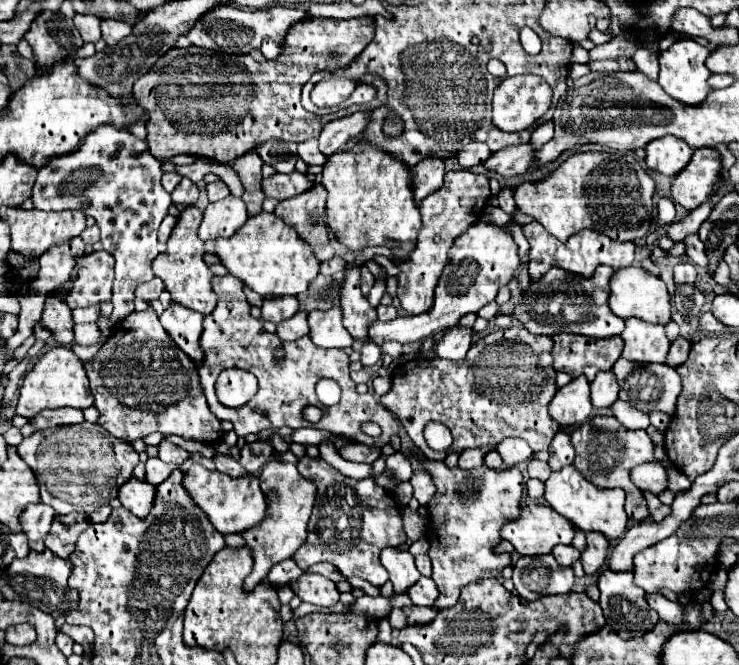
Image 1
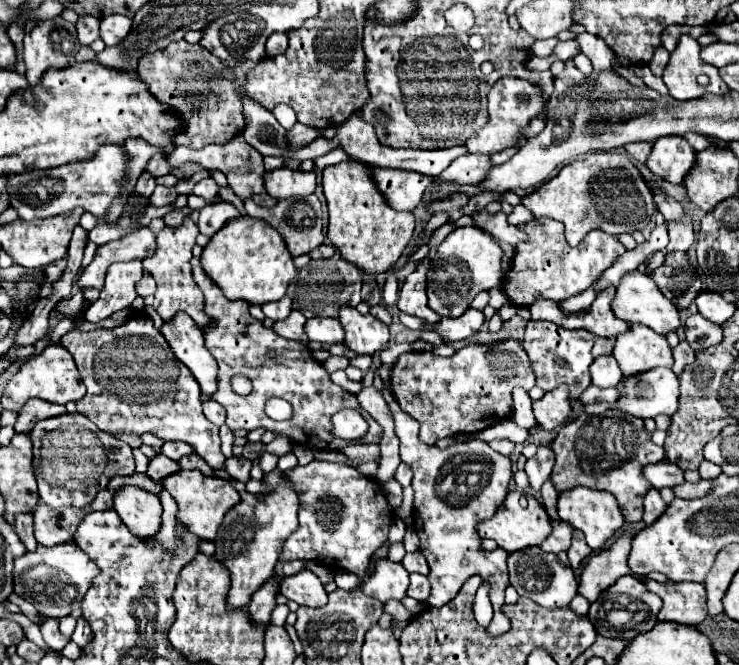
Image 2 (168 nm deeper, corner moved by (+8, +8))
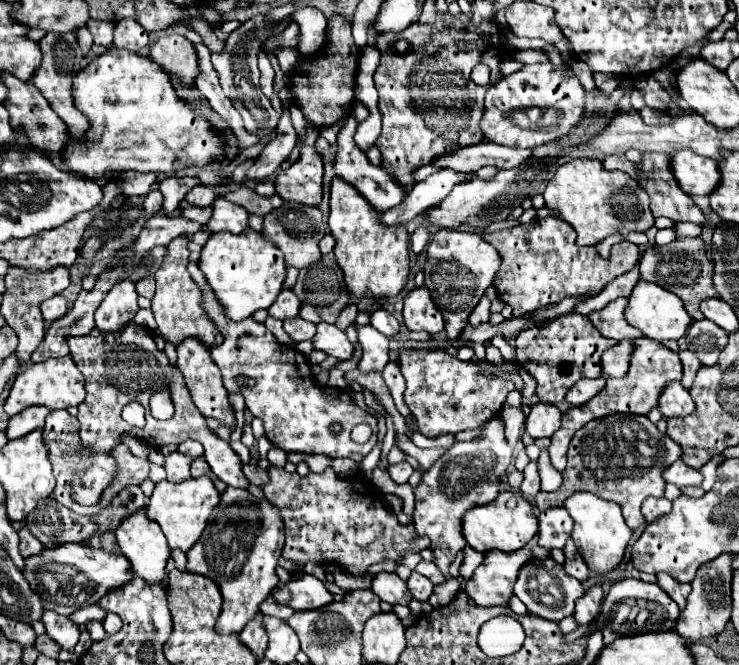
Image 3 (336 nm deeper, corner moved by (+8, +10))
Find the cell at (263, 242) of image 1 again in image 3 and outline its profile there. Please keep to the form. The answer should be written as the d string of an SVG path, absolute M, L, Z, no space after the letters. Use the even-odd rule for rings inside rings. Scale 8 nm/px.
M249 226L241 234L211 234L199 258L199 270L205 274L209 286L225 306L227 316L235 322L253 316L261 308L269 308L283 290L283 282L287 278L283 252L279 252L279 248L275 248L275 244L261 232Z

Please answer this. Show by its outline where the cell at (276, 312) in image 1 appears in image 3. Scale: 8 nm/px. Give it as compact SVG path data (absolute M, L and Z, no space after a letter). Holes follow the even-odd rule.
M281 290L277 300L269 306L269 314L273 318L279 318L279 320L293 318L293 316L299 314L299 306L301 306L301 302L291 290Z

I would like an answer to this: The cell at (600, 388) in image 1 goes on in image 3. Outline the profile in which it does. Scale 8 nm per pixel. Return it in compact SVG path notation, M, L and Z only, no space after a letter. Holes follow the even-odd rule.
M621 340L611 350L607 350L601 358L603 376L605 378L623 378L629 368L629 358L633 352L633 342Z

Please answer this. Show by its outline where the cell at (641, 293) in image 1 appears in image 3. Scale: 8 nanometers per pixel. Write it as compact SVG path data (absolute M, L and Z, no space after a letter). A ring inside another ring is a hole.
M639 280L629 296L629 304L625 308L625 320L639 328L647 338L653 338L653 340L679 340L685 332L687 332L687 326L693 322L691 316L685 312L679 296L675 296L673 292L667 292L663 288L659 288L657 284L653 282L647 282L647 280Z

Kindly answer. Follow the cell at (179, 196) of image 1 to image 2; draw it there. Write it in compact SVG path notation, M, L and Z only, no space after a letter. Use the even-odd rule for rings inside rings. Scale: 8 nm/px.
M157 186L157 188L155 188L155 192L151 194L149 202L151 202L151 206L165 206L165 204L171 204L171 202L175 202L175 198L177 198L177 192L175 192L175 188Z

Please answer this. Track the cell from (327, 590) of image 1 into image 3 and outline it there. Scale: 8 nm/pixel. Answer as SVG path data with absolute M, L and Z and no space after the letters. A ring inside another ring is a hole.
M305 574L301 580L293 580L281 588L275 588L273 596L277 602L287 602L297 612L323 608L323 604L329 604L333 600L333 594L325 588L325 584L309 574Z

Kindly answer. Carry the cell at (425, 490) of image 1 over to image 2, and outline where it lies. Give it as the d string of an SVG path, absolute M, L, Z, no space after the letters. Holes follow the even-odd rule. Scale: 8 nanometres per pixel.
M399 464L399 468L397 468L397 472L395 472L395 480L405 488L405 486L411 486L411 478L413 478L413 474L411 474L411 468L407 466L407 464Z

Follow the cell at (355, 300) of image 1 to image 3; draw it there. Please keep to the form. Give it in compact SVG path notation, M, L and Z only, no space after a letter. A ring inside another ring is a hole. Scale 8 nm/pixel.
M371 324L357 326L353 328L359 334L359 344L363 350L359 370L371 372L371 370L383 370L385 364L389 362L389 338L383 336L379 330L375 330Z

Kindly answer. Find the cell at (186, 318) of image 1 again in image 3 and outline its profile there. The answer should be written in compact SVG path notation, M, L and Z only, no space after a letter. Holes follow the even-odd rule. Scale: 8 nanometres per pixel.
M185 338L177 346L177 366L183 372L187 388L191 390L193 402L199 408L199 412L205 418L219 418L225 424L235 424L235 416L233 416L233 410L231 410L229 400L227 400L227 390L225 390L225 386L221 382L221 372L215 366L215 362L211 360L209 350L203 346L203 342L199 338Z

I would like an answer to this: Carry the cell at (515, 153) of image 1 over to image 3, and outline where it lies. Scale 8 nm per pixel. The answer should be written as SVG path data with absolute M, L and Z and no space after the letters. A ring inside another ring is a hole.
M451 168L437 170L423 182L417 182L411 194L407 194L401 204L383 212L383 224L407 224L417 214L439 206L443 198L453 190L453 186L465 180L465 176L465 172L457 172Z

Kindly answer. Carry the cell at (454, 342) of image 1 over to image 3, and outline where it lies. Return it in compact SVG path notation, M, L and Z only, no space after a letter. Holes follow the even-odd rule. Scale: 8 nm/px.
M483 298L477 306L475 306L475 310L471 312L471 316L469 316L469 324L471 326L479 326L479 324L483 324L483 322L489 322L489 300L487 298Z

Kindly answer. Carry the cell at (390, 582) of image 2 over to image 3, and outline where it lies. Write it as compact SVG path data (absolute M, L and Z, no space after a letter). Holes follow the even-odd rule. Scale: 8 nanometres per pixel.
M379 572L373 582L371 582L371 590L387 604L409 604L411 602L411 592L405 584L405 580L401 580L395 572Z

